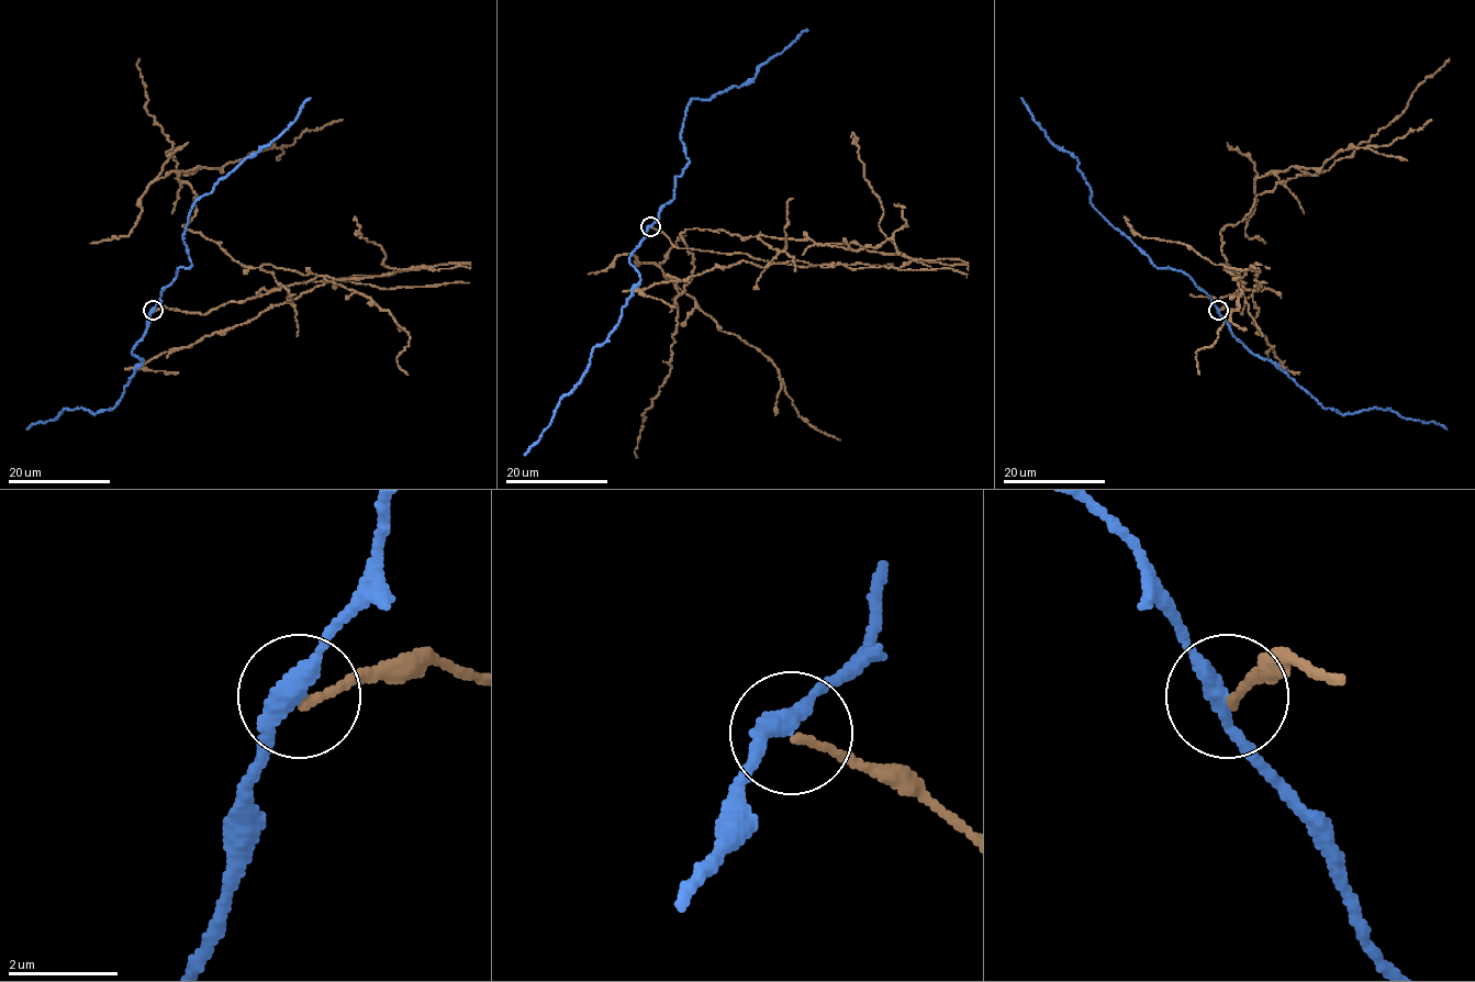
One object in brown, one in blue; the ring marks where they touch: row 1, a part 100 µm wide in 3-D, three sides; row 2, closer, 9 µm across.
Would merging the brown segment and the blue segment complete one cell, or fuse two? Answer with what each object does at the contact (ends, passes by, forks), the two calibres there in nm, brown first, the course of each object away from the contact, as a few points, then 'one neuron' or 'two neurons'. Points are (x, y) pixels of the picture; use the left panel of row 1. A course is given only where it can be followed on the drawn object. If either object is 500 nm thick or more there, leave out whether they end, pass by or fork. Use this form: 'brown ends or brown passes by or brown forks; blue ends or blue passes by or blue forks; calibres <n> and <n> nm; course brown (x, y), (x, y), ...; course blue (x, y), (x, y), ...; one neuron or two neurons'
brown ends; blue passes by; calibres 140 and 320 nm; course brown (153, 311), (207, 314), (281, 287), (183, 225), (196, 194), (178, 174), (290, 146), (343, 120); course blue (153, 311), (178, 268), (191, 265), (183, 235), (191, 208), (211, 192), (220, 179), (278, 137), (311, 98); two neurons

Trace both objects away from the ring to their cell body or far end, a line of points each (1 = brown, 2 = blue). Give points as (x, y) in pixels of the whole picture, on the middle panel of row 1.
1: (650, 227), (675, 247), (779, 252), (685, 229), (692, 279), (675, 289), (755, 346), (796, 413), (840, 439)
2: (650, 226), (673, 196), (675, 177), (689, 163), (681, 133), (689, 102), (747, 84), (756, 70), (808, 30)

